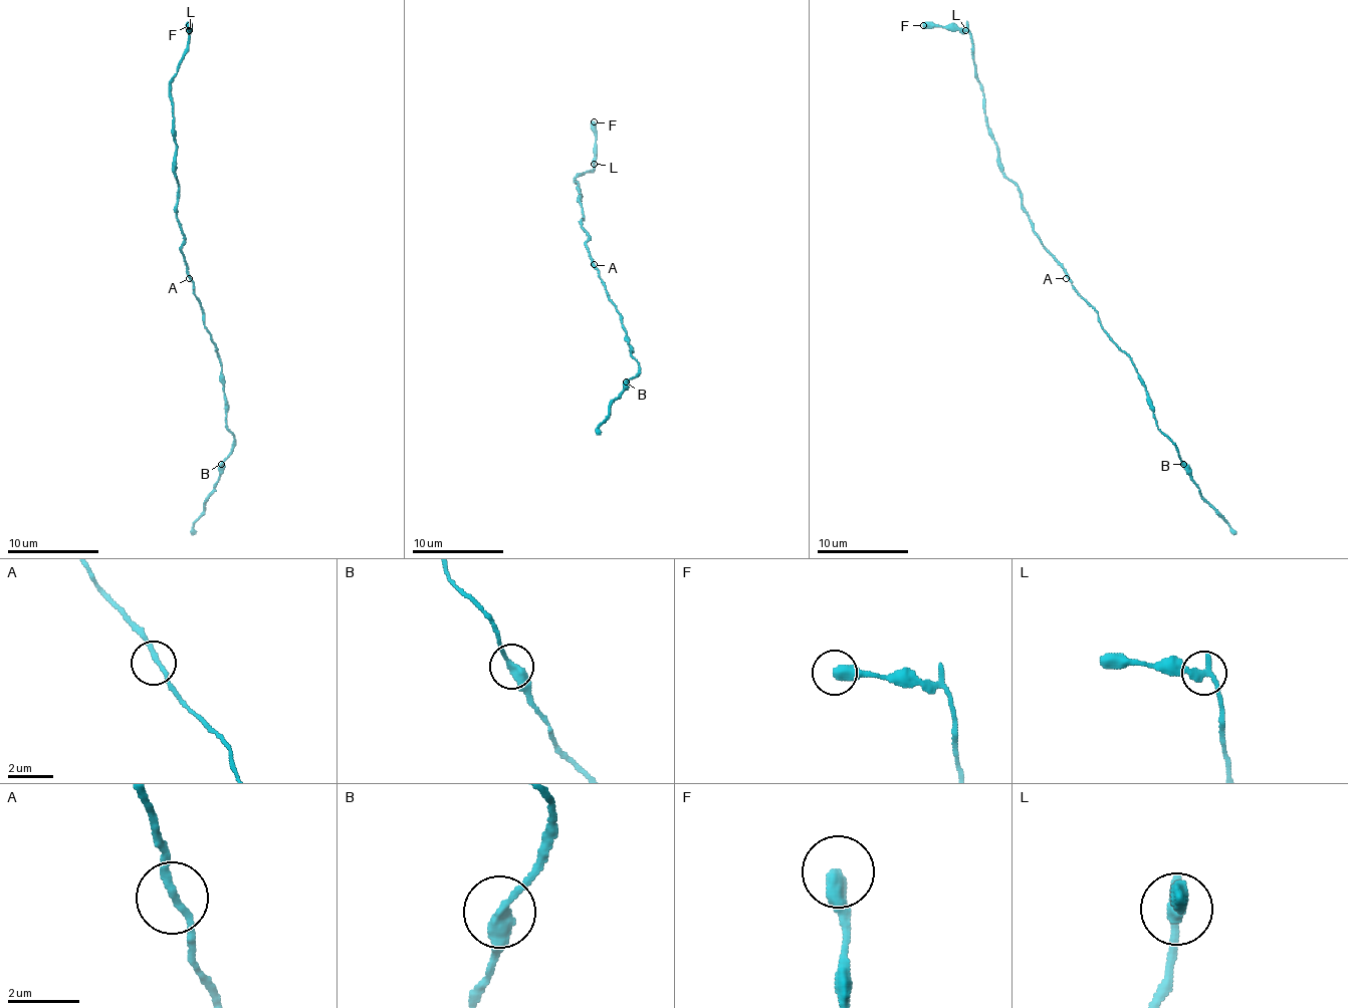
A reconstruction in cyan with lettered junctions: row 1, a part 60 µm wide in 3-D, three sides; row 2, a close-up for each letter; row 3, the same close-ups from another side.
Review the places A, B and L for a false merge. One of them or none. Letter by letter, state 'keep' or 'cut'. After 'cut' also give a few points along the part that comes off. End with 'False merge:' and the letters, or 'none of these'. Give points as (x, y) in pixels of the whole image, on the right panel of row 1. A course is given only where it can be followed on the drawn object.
A: keep
B: keep
L: cut; foreign part runs (965, 29), (930, 27), (923, 22)
False merge: L

